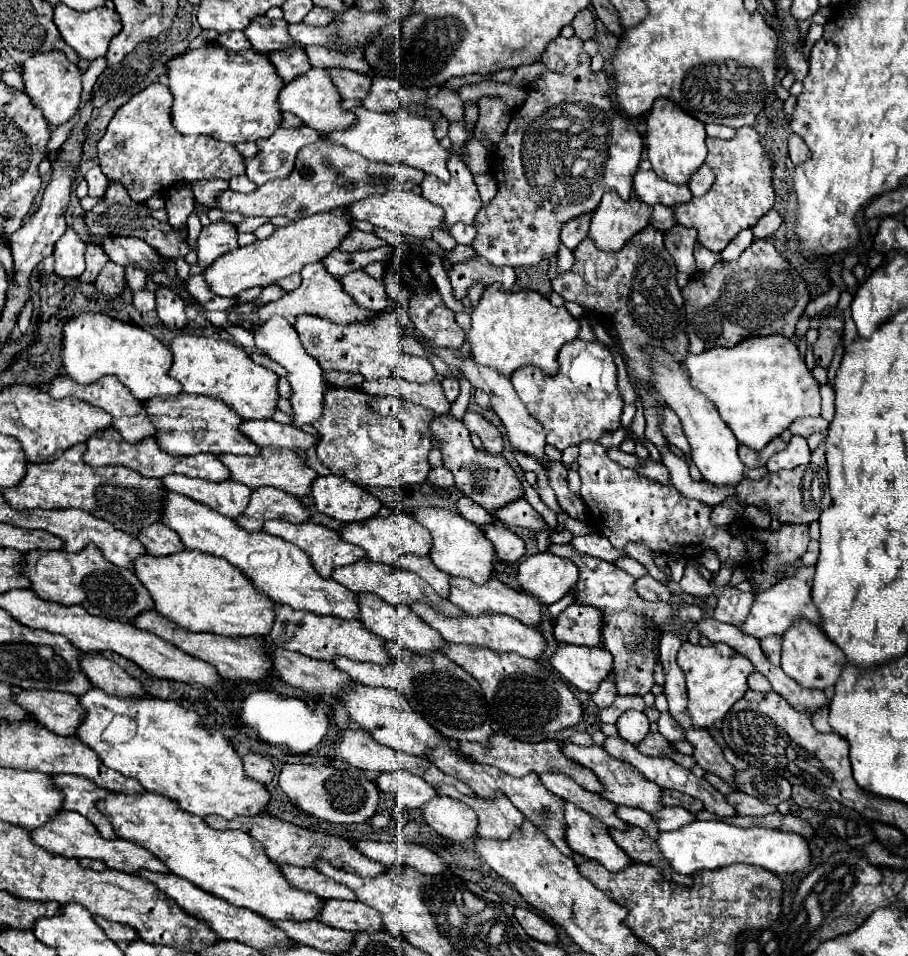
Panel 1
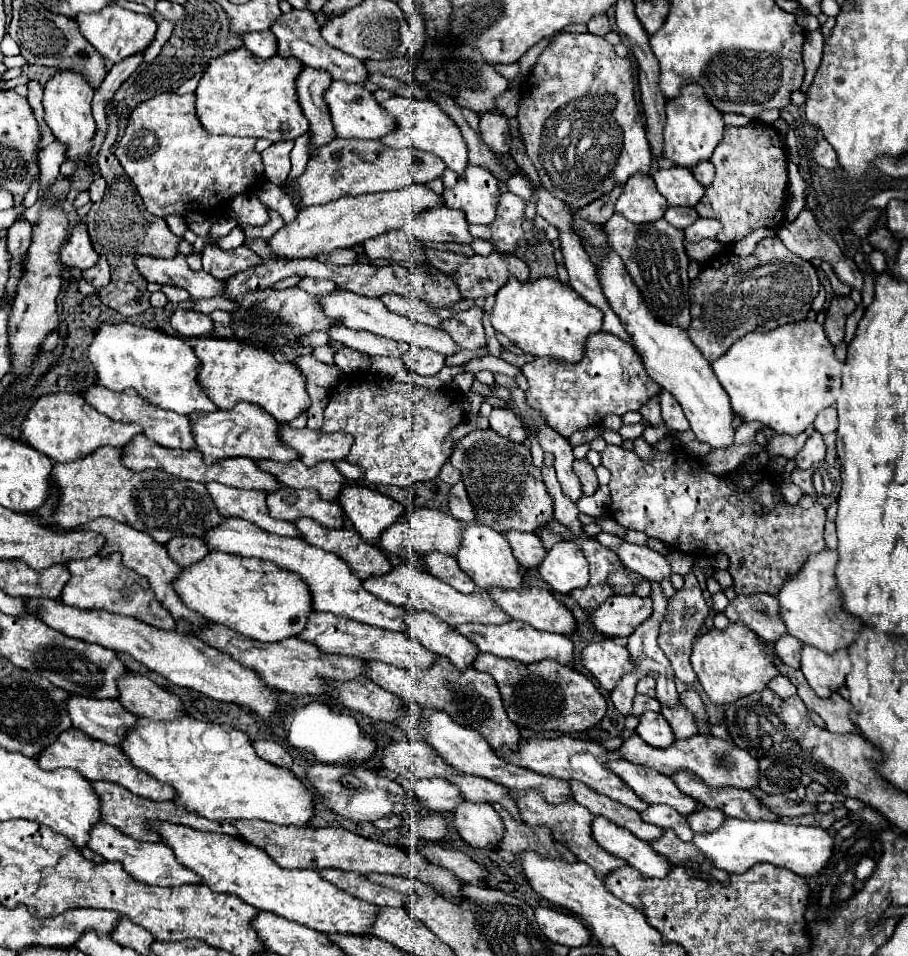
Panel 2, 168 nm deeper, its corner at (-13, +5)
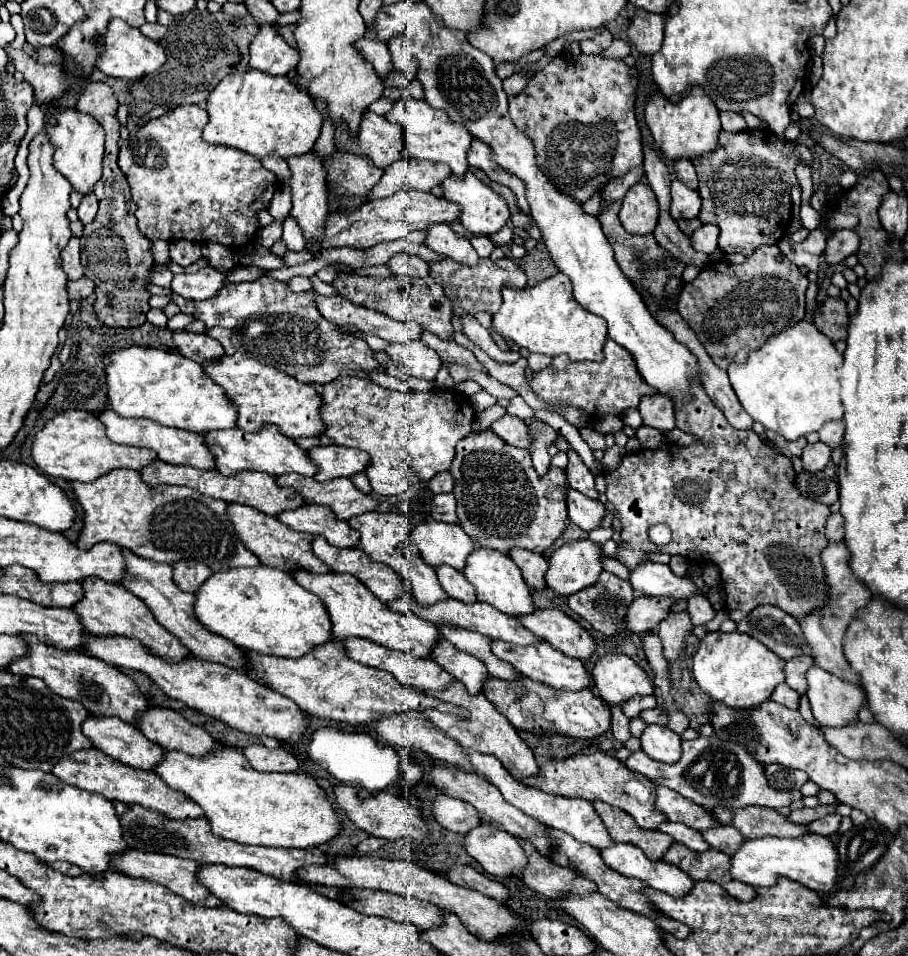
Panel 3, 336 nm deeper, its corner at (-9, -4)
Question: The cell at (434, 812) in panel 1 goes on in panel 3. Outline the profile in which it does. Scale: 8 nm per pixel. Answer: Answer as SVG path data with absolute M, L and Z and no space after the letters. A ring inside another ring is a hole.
M477 825L465 835L465 851L491 875L519 875L525 867L525 853L517 837L493 829L491 825Z

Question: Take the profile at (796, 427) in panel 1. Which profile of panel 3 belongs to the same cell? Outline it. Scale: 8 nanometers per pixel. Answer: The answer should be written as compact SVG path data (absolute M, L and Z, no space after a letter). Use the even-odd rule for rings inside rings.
M827 421L821 429L819 429L819 439L829 445L829 447L837 447L843 443L843 423L841 421Z

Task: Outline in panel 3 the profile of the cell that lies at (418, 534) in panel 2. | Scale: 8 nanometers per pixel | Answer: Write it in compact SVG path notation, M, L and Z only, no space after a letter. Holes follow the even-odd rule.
M439 521L419 523L411 529L409 539L415 543L427 565L449 565L457 571L465 567L465 559L475 549L471 537L459 525L445 525Z

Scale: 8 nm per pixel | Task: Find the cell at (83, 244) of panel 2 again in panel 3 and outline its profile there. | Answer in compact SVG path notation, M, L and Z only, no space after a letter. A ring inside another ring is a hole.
M71 237L71 241L67 243L67 247L61 253L63 259L63 269L67 273L69 279L77 281L83 277L83 265L81 265L81 247L79 247L79 239Z

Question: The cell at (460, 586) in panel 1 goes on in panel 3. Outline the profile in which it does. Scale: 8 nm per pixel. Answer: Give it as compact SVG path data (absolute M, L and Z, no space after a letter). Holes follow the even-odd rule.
M535 609L533 613L517 619L535 637L551 643L569 657L589 659L595 651L595 641L591 635L561 609Z

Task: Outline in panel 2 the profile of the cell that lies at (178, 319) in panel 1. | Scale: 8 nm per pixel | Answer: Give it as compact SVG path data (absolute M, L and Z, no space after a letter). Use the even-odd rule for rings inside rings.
M175 310L171 316L171 326L187 338L201 338L213 334L213 322L207 314L199 314L195 310Z

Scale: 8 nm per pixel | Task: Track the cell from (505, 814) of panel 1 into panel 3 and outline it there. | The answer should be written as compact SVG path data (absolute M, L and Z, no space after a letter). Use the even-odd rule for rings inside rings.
M523 839L519 841L527 855L527 865L521 873L521 881L529 889L549 899L553 897L557 899L561 897L561 893L589 893L591 889L595 891L593 881L585 879L583 875L577 875L569 867L561 867L553 863L549 857L543 857L541 853L537 853L537 849L529 841L523 841Z

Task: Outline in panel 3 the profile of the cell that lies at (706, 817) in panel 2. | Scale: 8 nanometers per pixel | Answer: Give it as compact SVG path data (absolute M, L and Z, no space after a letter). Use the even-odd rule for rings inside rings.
M715 825L713 829L705 829L701 835L709 843L709 847L723 851L727 855L735 853L735 849L739 849L741 839L743 839L743 835L729 825Z

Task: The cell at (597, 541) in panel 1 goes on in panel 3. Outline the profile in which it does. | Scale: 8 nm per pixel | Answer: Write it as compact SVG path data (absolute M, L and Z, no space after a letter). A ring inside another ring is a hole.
M645 561L637 565L637 569L631 569L631 579L637 595L649 595L649 597L683 597L697 593L695 583L689 577L677 577L671 573L669 565L651 563Z

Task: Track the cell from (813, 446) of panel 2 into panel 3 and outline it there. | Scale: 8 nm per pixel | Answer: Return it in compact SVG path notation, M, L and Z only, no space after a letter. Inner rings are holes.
M817 441L813 445L807 445L803 449L803 455L801 455L805 471L821 471L821 469L825 469L829 459L831 459L831 447L823 445L821 441Z

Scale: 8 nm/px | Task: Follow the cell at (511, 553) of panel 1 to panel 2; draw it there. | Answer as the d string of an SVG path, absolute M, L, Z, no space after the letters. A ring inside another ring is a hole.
M513 530L513 532L507 532L505 536L513 548L513 556L527 570L535 570L543 562L543 558L547 556L547 550L543 548L537 534Z

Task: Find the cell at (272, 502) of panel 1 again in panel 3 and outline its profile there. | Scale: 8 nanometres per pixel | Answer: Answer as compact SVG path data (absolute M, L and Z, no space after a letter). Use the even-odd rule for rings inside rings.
M301 505L279 513L277 519L295 531L323 535L335 547L357 547L359 543L359 533L353 531L347 521L339 521L333 511L323 505Z

